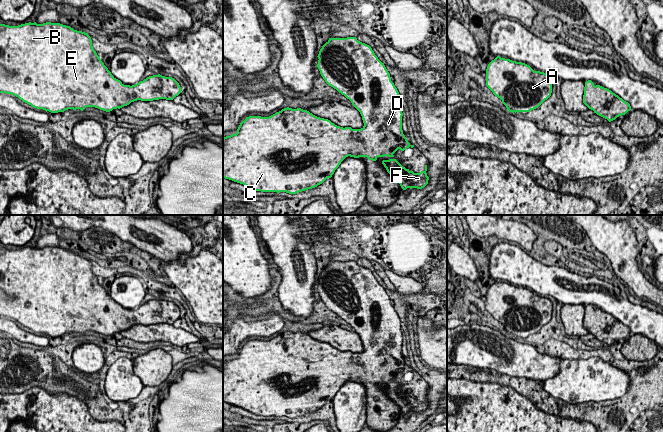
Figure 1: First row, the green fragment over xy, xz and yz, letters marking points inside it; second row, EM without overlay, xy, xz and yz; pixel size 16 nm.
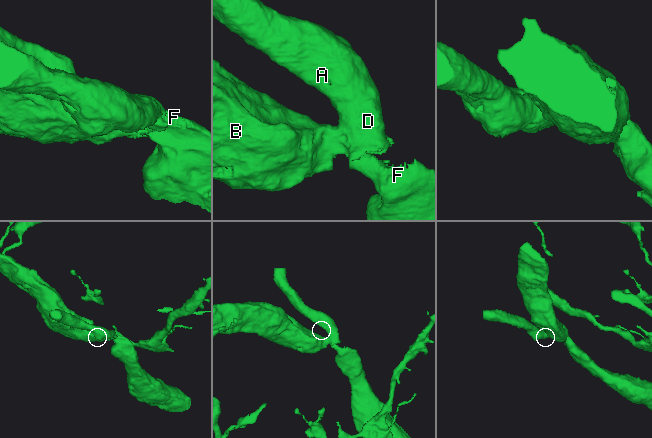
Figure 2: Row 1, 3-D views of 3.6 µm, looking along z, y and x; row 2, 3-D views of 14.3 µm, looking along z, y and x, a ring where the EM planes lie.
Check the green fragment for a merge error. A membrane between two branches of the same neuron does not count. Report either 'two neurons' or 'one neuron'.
one neuron

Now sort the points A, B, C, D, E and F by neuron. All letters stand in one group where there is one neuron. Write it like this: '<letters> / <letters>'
A B C D E F

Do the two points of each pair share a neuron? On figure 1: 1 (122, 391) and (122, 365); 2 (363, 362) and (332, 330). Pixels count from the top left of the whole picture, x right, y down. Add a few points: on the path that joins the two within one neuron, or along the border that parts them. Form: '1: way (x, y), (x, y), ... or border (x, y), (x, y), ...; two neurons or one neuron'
1: way (122, 385), (122, 371); one neuron
2: way (355, 354), (339, 338); one neuron

